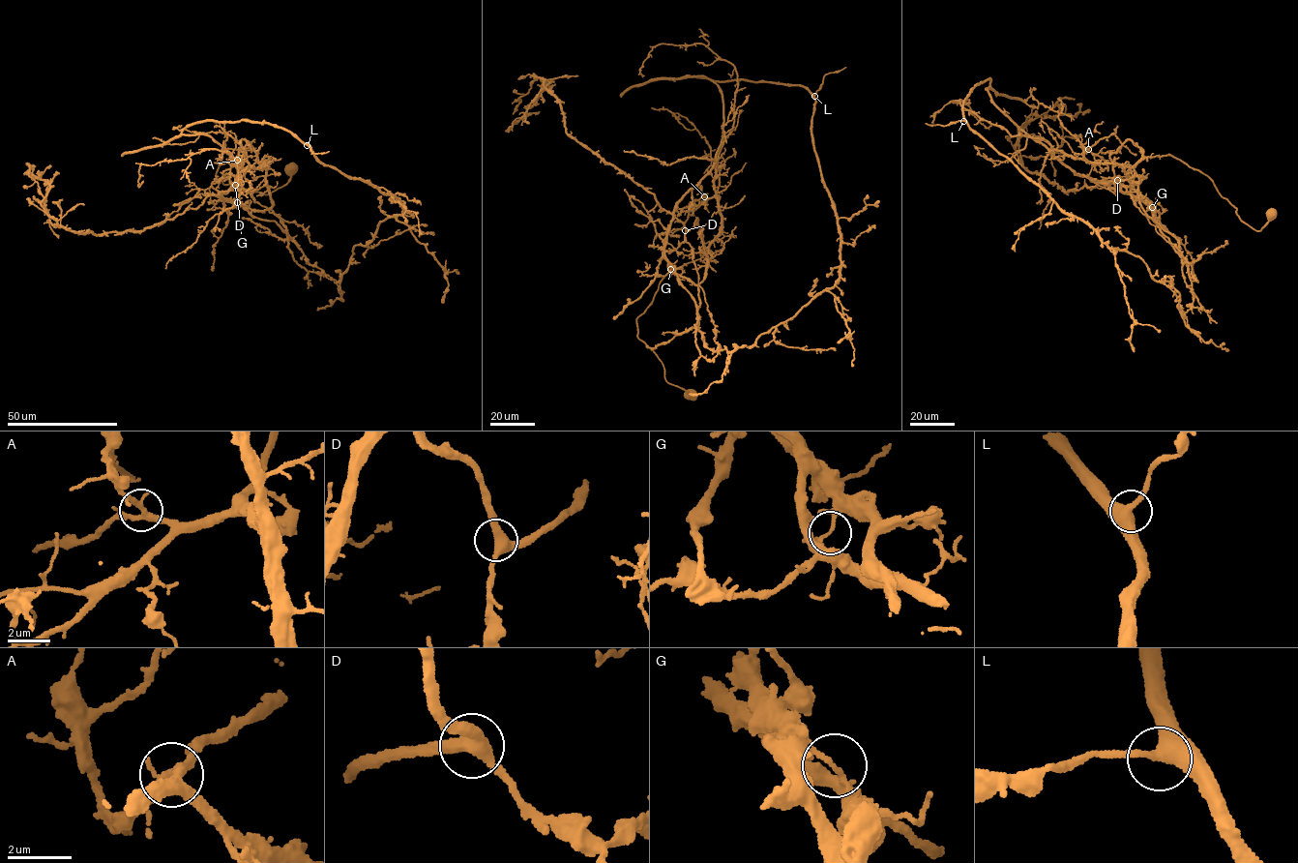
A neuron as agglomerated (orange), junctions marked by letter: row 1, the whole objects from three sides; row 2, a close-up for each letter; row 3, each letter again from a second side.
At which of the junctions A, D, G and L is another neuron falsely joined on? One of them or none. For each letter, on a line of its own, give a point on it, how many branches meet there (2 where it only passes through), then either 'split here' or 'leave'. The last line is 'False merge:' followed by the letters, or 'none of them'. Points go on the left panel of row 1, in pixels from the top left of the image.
A: place (237, 160); branches 3; leave
D: place (235, 185); branches 3; leave
G: place (237, 202); branches 3; split here
L: place (307, 145); branches 3; leave
False merge: G

